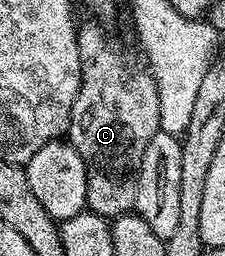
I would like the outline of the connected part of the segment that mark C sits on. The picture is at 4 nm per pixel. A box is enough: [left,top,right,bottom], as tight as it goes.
[69,24,161,218]

